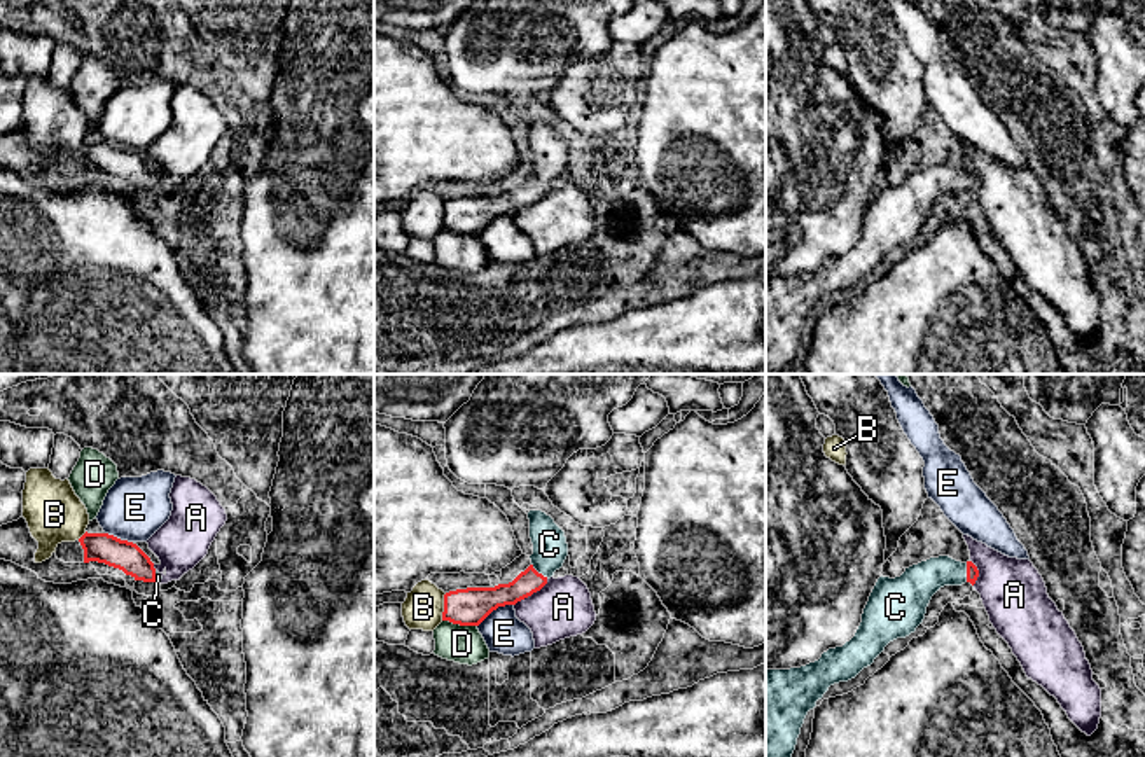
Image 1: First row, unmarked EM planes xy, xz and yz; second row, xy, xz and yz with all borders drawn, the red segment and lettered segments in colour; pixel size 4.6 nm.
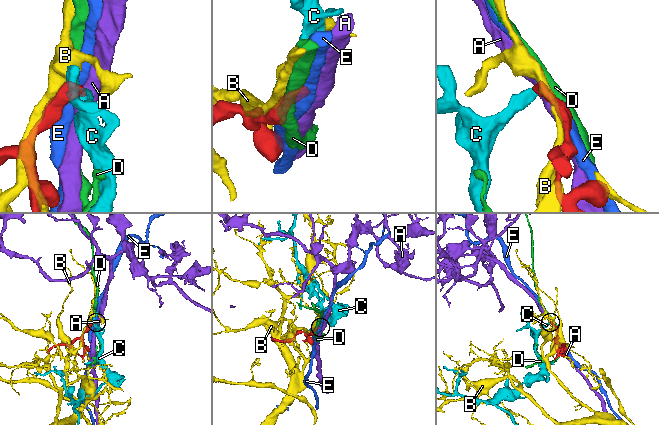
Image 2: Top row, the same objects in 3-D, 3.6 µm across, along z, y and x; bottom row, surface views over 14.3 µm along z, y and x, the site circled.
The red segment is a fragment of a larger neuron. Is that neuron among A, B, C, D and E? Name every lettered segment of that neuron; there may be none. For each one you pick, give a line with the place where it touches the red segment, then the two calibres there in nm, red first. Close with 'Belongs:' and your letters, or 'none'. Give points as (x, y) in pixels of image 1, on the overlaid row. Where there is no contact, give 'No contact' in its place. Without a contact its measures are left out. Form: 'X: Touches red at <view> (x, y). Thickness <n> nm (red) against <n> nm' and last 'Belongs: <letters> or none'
C: Touches red at yz (967, 572). Thickness 60 nm (red) against 170 nm
Belongs: C

